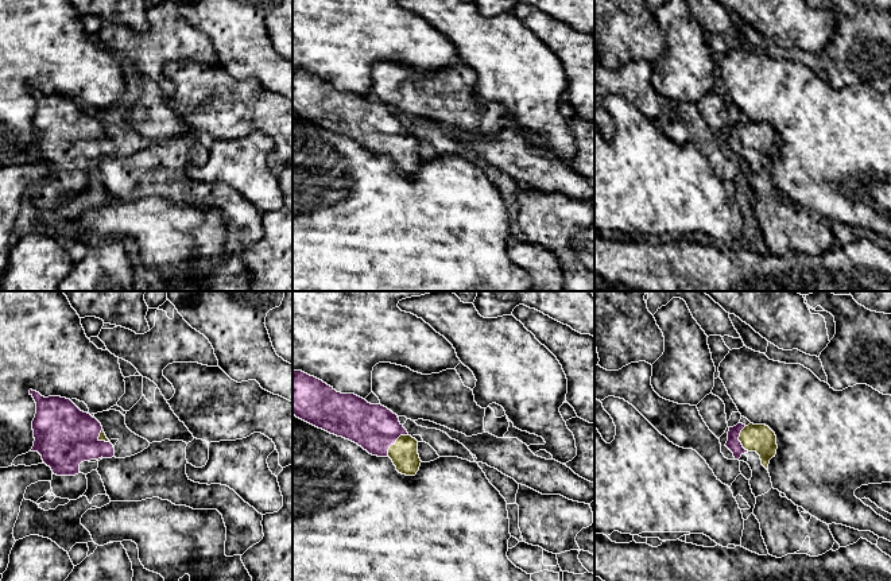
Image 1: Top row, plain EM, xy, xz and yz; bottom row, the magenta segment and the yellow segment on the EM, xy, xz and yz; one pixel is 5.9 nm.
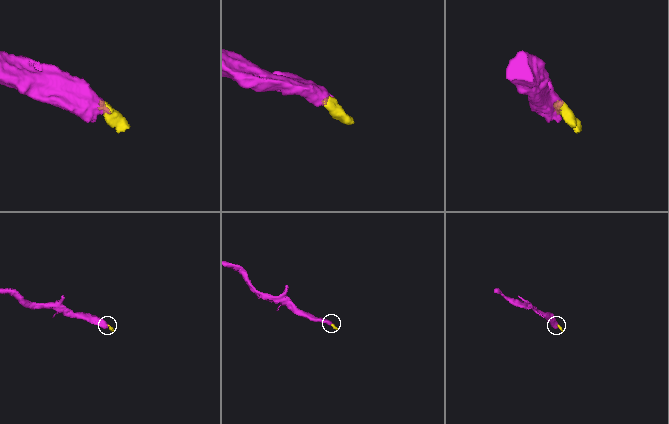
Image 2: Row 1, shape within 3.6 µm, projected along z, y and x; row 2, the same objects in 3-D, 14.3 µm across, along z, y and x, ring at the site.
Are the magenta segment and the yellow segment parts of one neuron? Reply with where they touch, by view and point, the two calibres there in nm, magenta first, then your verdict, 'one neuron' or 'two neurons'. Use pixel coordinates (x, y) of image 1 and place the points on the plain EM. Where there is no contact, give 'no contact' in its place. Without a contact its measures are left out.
contact xz (394, 140); calibres 280 and 160 nm; one neuron

